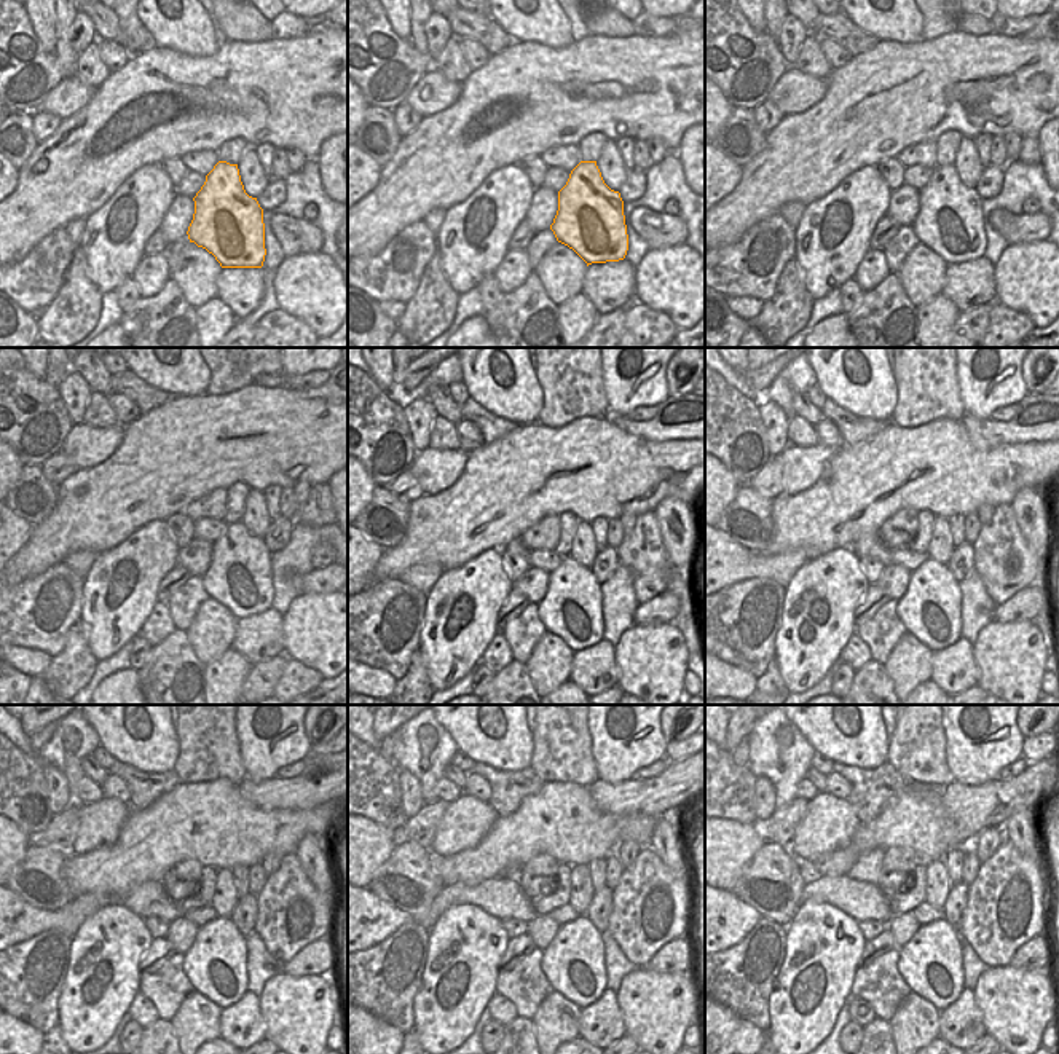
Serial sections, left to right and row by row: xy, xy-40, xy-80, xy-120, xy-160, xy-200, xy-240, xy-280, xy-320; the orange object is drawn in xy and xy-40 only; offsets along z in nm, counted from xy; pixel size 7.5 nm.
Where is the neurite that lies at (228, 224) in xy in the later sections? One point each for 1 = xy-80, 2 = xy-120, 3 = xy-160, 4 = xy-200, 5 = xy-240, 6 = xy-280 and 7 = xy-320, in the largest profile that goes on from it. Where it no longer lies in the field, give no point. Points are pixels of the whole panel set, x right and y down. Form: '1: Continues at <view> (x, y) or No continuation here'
1: Continues at xy-80 (949, 222)
2: Continues at xy-120 (238, 578)
3: Continues at xy-160 (578, 609)
4: Continues at xy-200 (936, 609)
5: Continues at xy-240 (222, 965)
6: Continues at xy-280 (574, 965)
7: Continues at xy-320 (930, 963)

